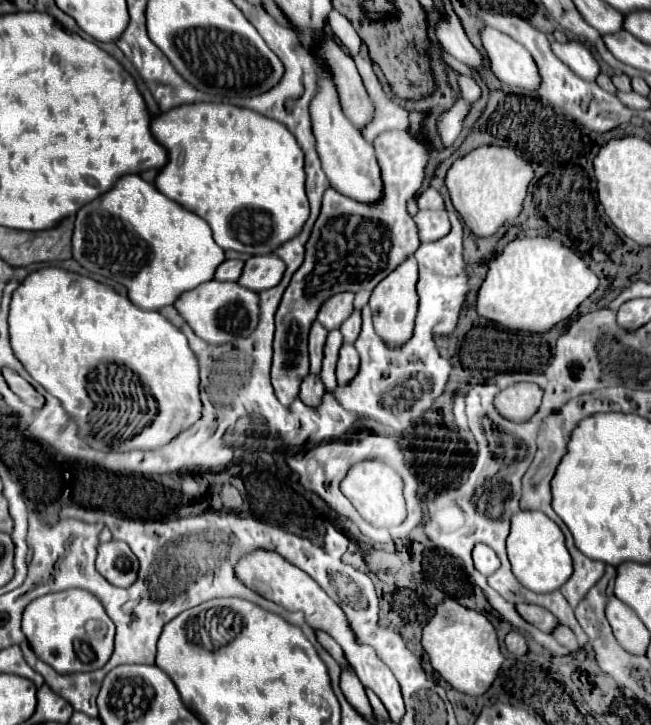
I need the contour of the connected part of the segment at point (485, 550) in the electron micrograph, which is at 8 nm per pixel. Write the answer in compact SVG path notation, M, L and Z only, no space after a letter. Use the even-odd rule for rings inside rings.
M476 545L472 551L472 559L474 559L476 569L486 577L496 573L496 569L500 569L500 559L496 557L494 549L488 545Z

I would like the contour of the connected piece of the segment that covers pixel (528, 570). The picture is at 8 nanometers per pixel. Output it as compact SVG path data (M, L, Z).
M536 511L516 513L512 517L506 549L516 579L534 593L556 591L572 575L572 557L566 549L564 533L560 531L560 527L556 527L554 521L550 521L550 517L544 517L544 513L536 513Z

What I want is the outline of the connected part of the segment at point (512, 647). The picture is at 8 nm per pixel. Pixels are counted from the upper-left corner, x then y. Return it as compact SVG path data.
M510 631L504 639L506 643L506 649L514 655L514 657L522 657L526 651L528 651L528 645L526 645L526 639L524 635L520 635L518 631Z

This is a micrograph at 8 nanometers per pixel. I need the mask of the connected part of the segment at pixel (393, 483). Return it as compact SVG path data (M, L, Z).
M362 461L356 463L344 481L340 483L342 493L352 501L356 511L374 527L396 527L406 519L406 501L402 497L402 477L382 461Z

